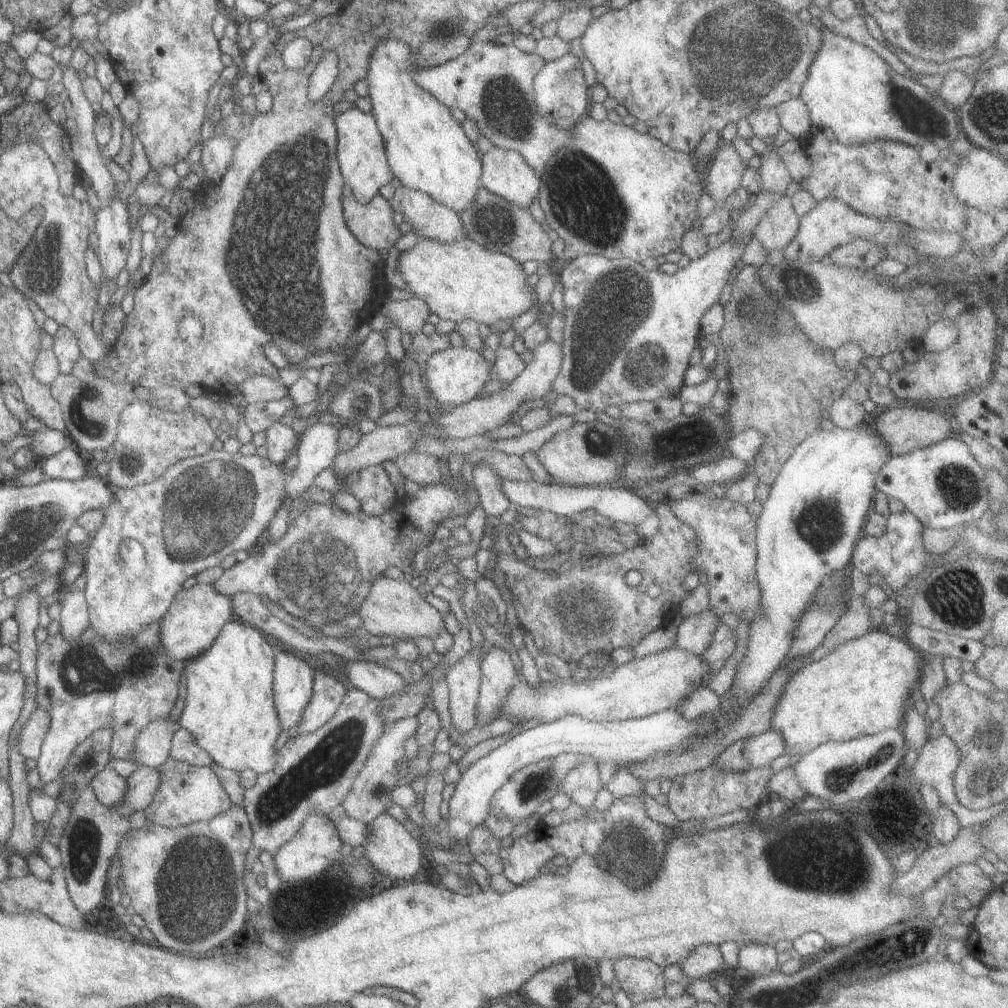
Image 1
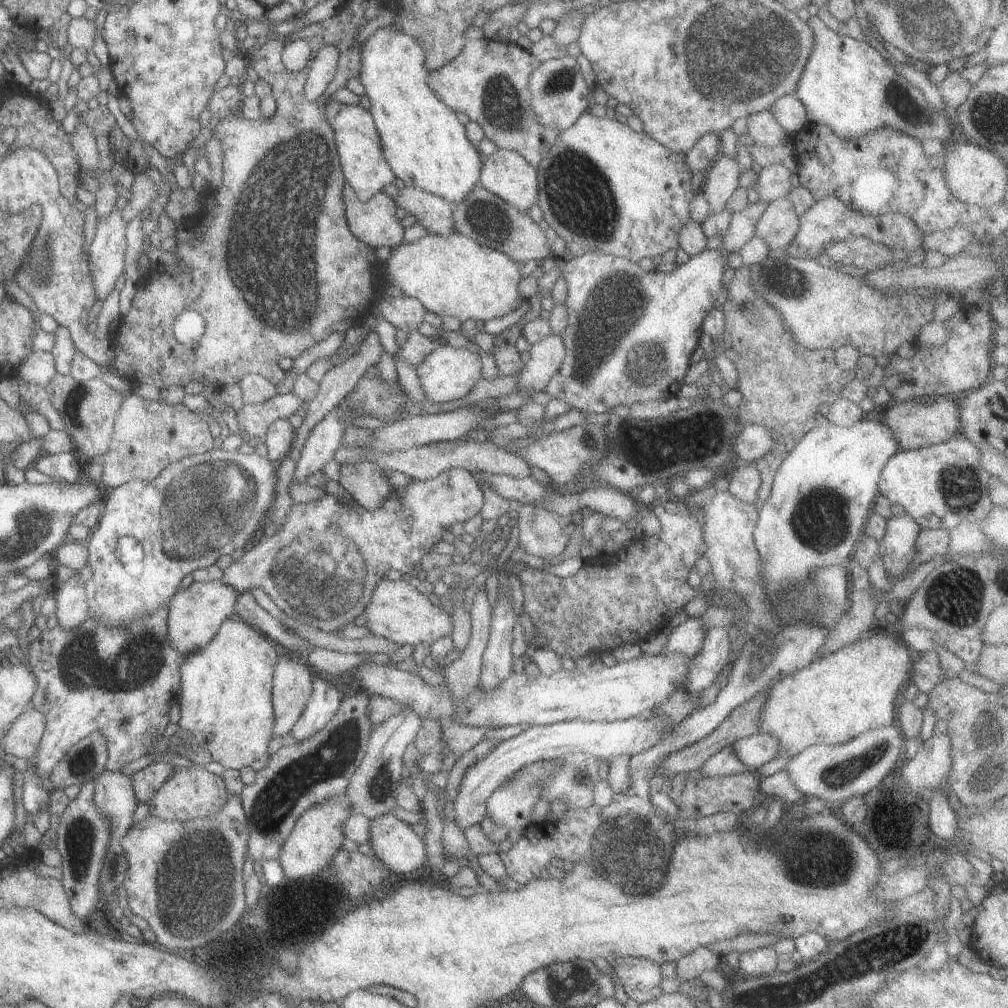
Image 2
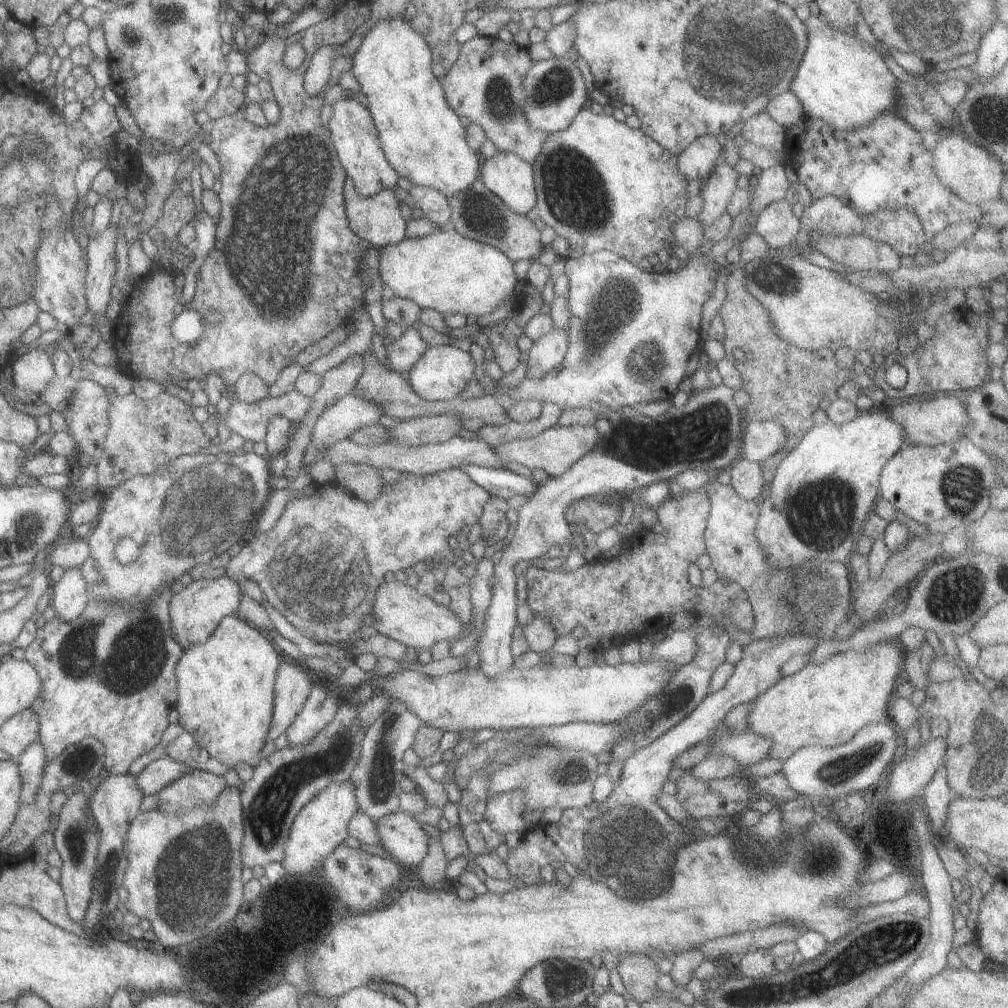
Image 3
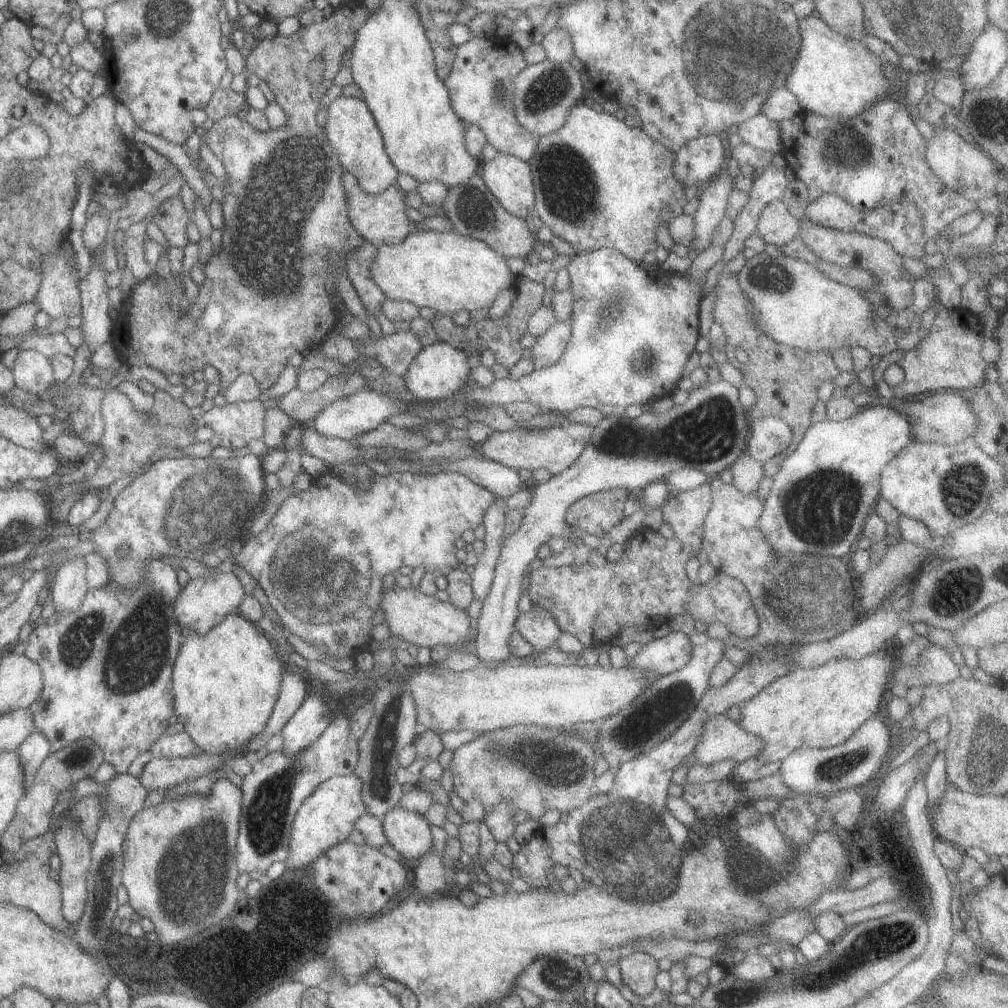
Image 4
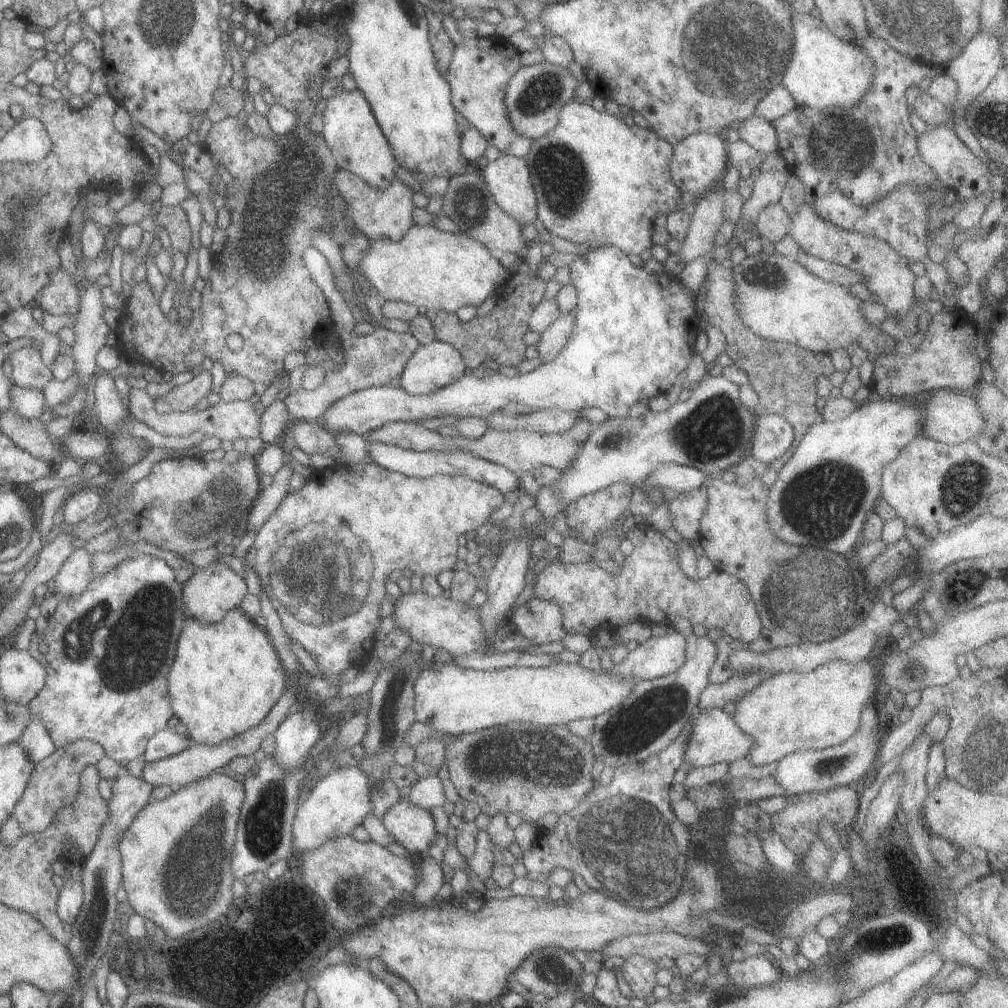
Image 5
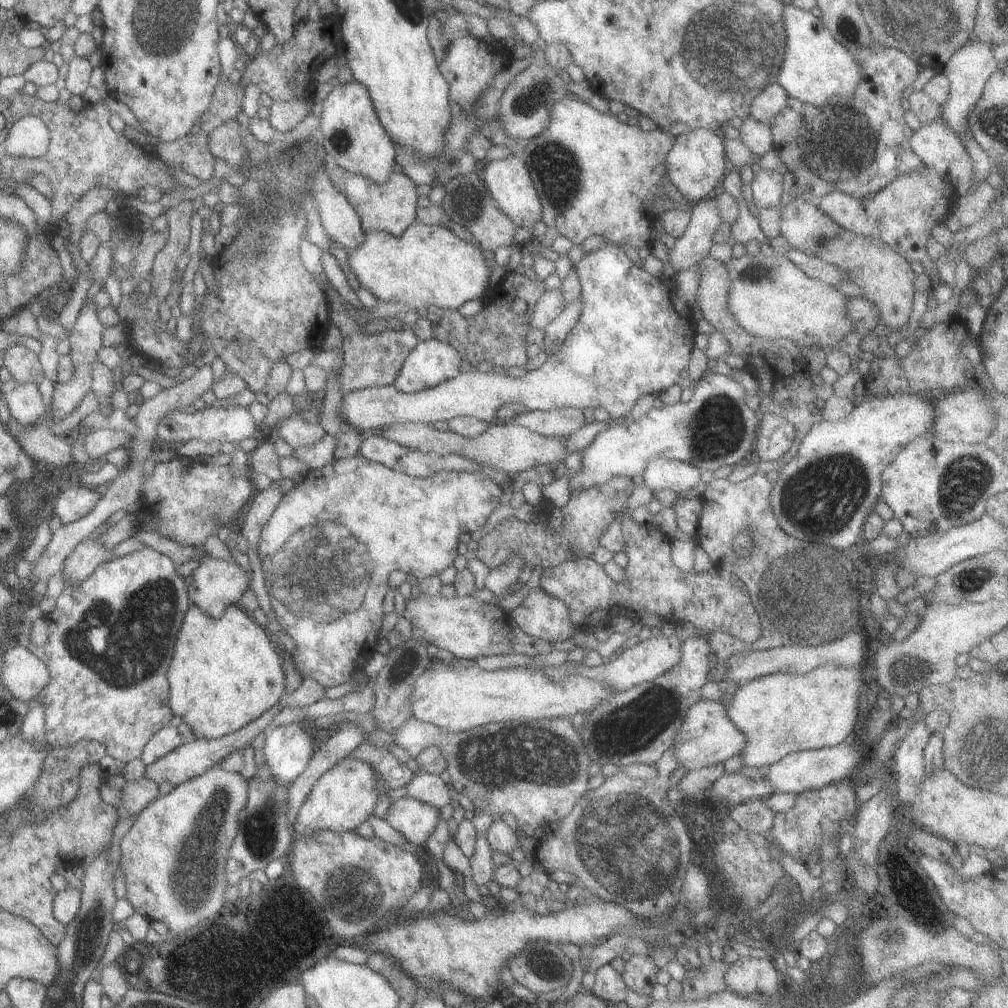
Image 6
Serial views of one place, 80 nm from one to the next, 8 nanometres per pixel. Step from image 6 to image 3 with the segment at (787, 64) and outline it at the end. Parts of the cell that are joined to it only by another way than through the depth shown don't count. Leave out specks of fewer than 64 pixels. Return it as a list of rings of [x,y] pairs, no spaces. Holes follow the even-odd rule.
[[[809,15],[802,23],[806,28],[806,49],[788,90],[799,100],[805,115],[825,122],[835,131],[847,132],[867,126],[880,114],[894,114],[895,118],[902,119],[919,134],[923,134],[923,131],[933,131],[938,135],[941,131],[945,131],[929,113],[924,112],[923,101],[920,100],[920,94],[916,93],[912,83],[896,78],[885,65],[879,52],[869,43],[860,40],[854,34],[835,30],[819,16]]]

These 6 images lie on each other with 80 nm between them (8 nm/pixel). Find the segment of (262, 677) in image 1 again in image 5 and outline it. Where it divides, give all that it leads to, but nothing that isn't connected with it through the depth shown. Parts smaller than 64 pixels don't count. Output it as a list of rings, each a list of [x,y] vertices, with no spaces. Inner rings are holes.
[[[238,606],[228,610],[216,623],[205,625],[192,618],[184,618],[175,646],[175,658],[167,674],[166,687],[172,714],[185,726],[191,742],[219,744],[257,726],[287,686],[288,676],[268,634],[243,614]]]

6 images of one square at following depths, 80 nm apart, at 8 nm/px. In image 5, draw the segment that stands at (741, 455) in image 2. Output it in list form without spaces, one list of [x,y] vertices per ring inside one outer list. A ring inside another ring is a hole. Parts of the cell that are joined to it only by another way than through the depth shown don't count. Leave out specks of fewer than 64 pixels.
[[[779,415],[755,417],[748,454],[762,463],[770,463],[791,446],[794,439],[792,426]]]

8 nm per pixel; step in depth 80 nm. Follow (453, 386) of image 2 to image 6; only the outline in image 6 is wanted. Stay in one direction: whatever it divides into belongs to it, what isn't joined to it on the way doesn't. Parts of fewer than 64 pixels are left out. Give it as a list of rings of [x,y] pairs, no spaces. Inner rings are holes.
[[[437,339],[419,341],[407,354],[391,385],[404,393],[414,393],[441,384],[460,373],[459,353]]]

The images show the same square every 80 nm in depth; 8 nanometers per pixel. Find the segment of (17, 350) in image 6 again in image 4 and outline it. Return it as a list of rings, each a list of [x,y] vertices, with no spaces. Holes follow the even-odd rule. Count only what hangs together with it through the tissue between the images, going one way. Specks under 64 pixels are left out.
[[[18,350],[10,373],[15,392],[31,397],[40,395],[54,383],[49,357],[36,350]]]

